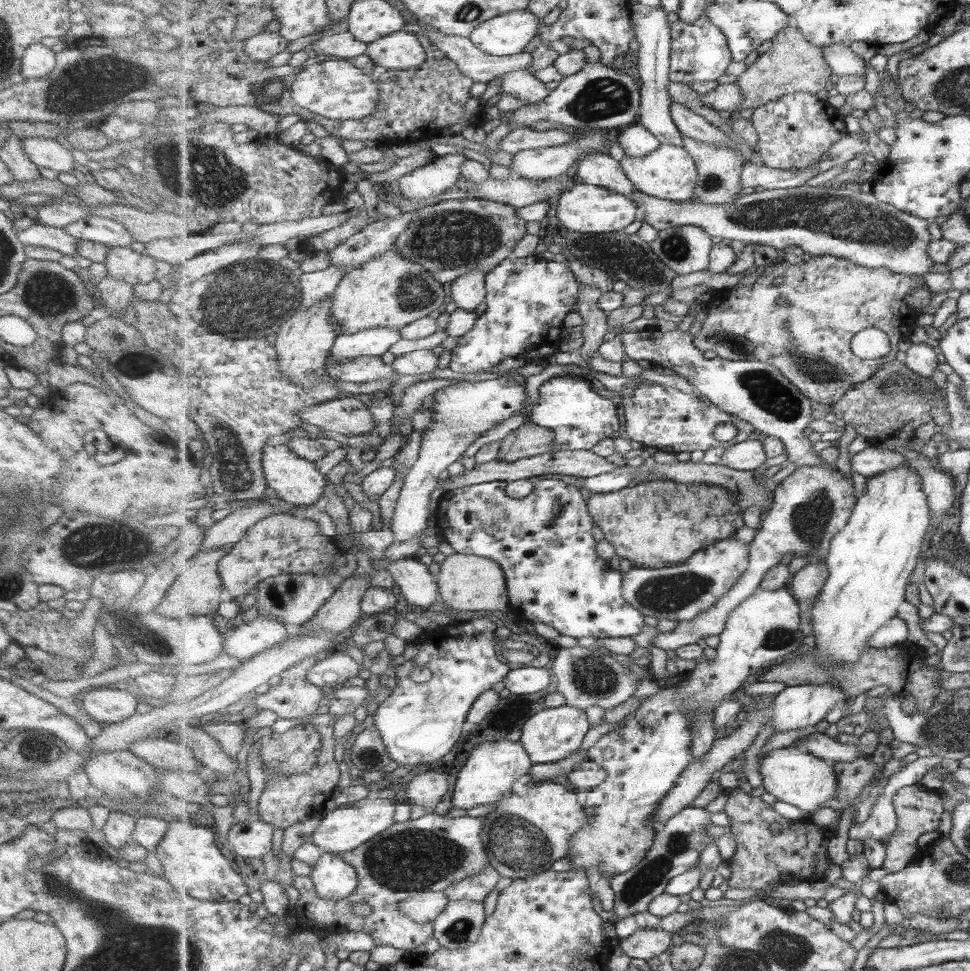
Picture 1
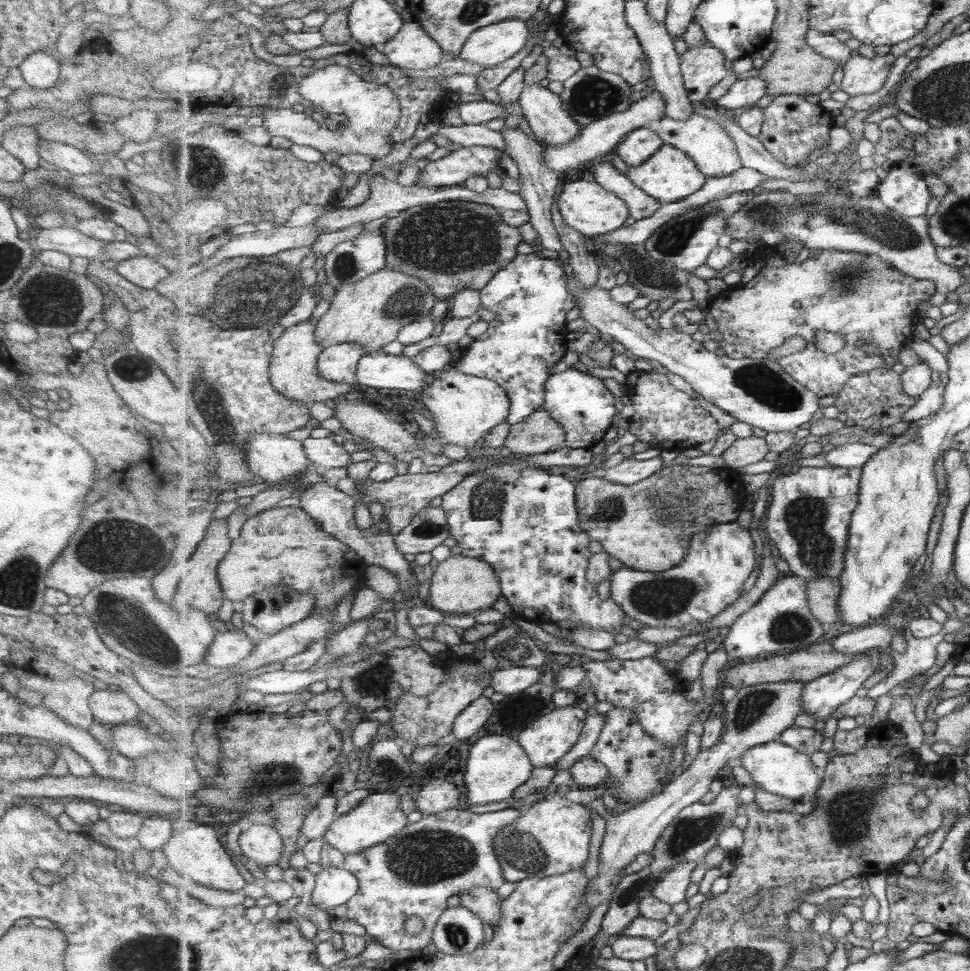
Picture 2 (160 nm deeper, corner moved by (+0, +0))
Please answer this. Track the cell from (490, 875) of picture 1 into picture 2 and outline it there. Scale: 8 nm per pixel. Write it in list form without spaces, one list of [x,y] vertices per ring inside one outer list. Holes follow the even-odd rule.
[[[476,886],[461,892],[462,905],[474,912],[485,924],[492,924],[493,932],[502,919],[502,899],[494,888]]]

